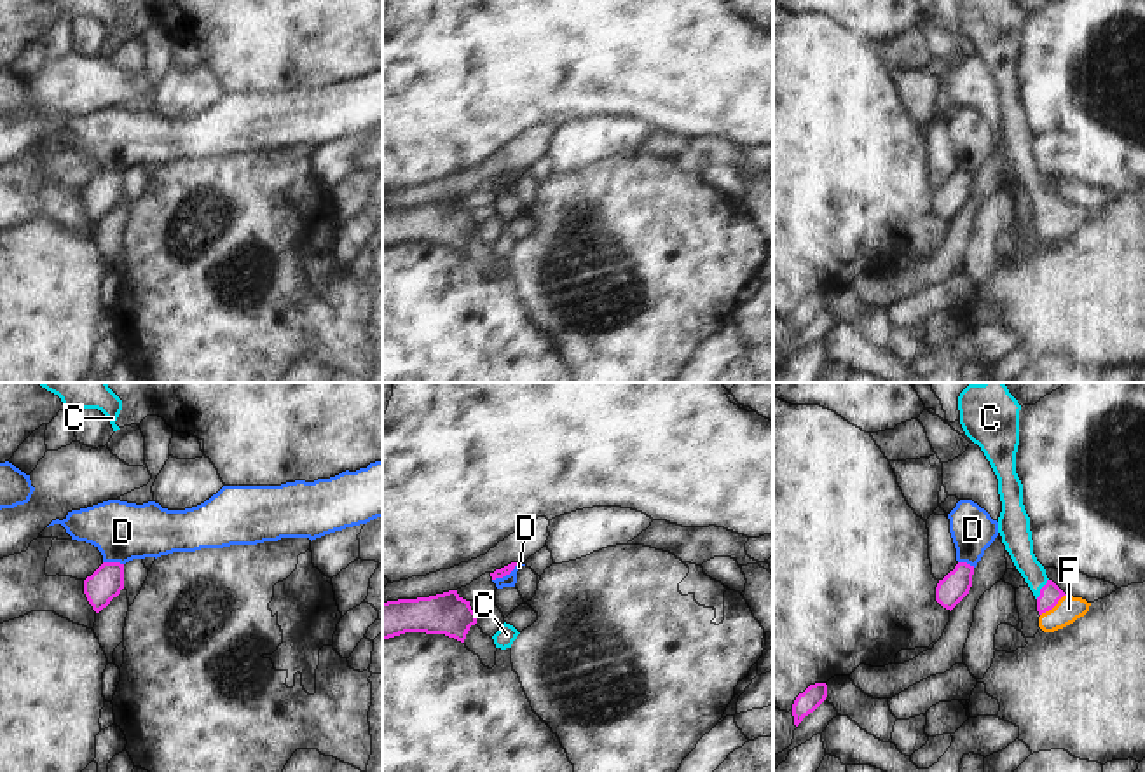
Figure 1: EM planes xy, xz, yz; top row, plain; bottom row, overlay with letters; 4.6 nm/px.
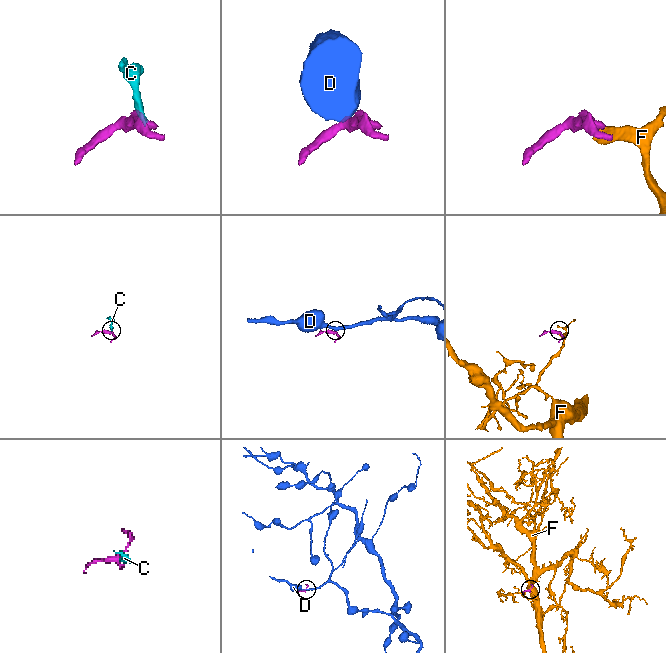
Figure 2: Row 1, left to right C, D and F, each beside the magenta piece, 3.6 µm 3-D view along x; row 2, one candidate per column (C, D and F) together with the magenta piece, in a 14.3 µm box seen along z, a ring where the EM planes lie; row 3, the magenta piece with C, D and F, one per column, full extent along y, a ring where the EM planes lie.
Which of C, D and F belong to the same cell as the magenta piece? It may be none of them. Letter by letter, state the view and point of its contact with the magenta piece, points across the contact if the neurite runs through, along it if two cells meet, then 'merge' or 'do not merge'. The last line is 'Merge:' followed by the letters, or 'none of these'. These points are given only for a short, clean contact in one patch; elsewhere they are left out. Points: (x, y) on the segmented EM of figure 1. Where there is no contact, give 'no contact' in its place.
C: yz (1041, 589) | across yz (1049, 594), (1041, 589), (1018, 542) | merge
D: xz (505, 575) | along xz (519, 565), (493, 580) | do not merge
F: yz (1053, 606) | across yz (1049, 594), (1053, 606), (1069, 608) | merge
Merge: C, F

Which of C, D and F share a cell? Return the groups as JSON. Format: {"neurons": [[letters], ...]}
{"neurons": [["C", "F"], ["D"]]}

